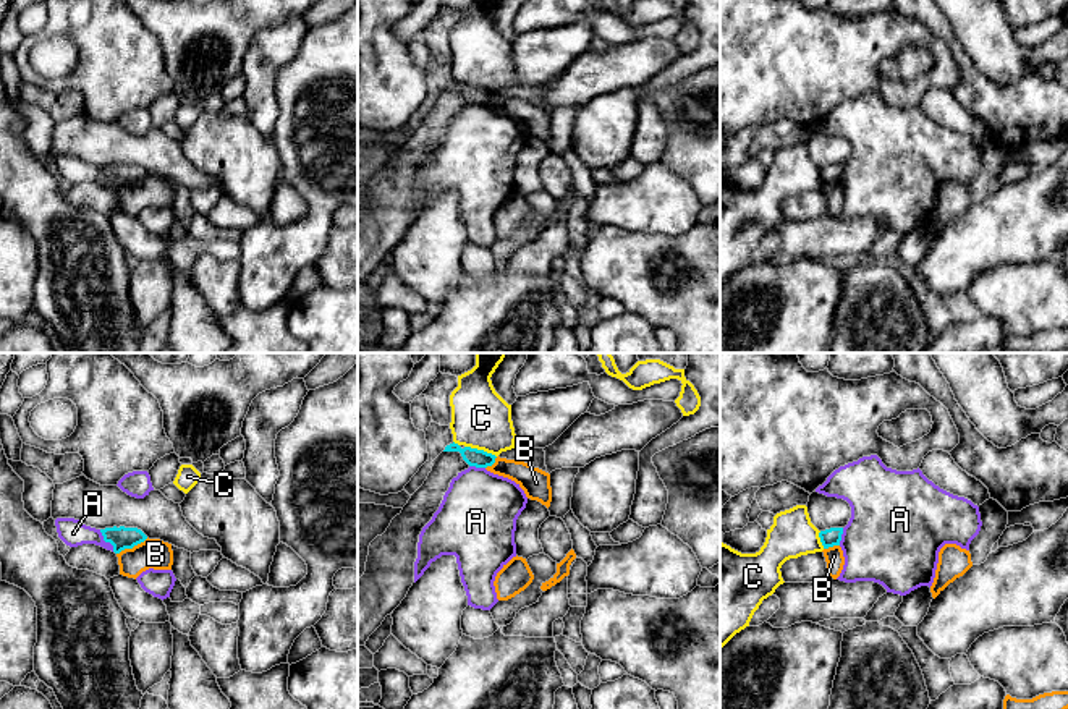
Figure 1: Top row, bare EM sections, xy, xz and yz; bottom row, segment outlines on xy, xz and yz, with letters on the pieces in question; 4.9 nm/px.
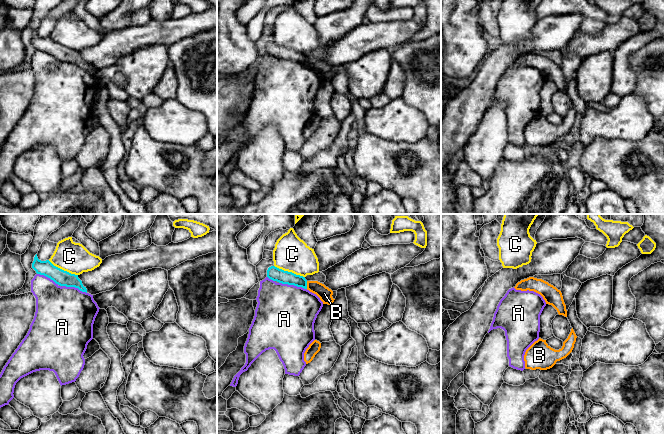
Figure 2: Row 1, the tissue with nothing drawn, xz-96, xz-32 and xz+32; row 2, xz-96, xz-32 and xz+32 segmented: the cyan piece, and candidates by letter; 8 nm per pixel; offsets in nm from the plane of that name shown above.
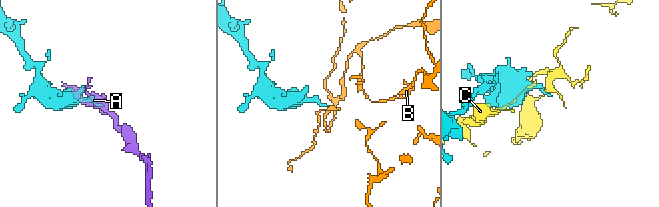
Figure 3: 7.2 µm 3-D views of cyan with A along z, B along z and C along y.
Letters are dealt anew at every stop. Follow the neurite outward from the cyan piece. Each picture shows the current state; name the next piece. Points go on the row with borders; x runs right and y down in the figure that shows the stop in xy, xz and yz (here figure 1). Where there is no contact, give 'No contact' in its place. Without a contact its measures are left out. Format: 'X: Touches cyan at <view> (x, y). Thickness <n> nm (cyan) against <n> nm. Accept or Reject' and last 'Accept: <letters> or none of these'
A: Touches cyan at xy (105, 541). Thickness 120 nm (cyan) against 140 nm. Reject
B: Touches cyan at xy (131, 547). Thickness 120 nm (cyan) against 150 nm. Reject
C: Touches cyan at xz (481, 450). Thickness 90 nm (cyan) against 300 nm. Reject
Accept: none of these

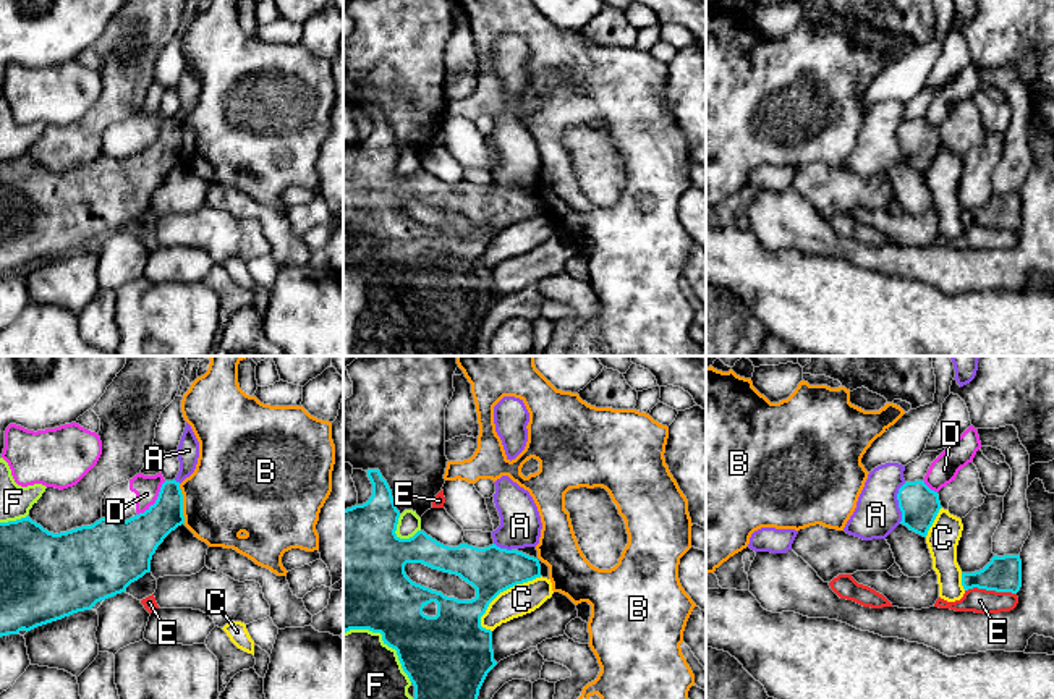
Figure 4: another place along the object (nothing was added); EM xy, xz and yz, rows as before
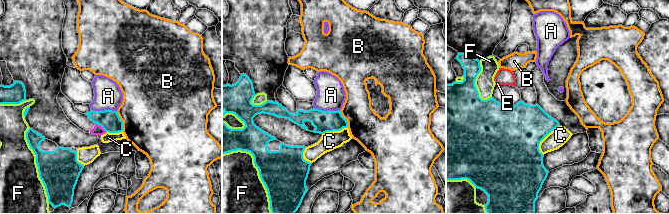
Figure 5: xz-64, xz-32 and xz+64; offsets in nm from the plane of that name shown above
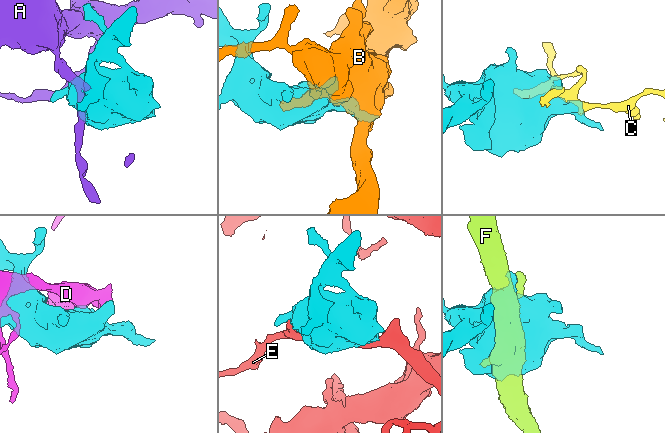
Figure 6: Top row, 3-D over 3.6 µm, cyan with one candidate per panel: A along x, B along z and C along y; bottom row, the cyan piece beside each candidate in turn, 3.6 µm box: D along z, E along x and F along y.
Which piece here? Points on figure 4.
A: Touches cyan at yz (899, 504). Thickness 190 nm (cyan) against 220 nm. Reject
B: Touches cyan at xy (182, 504). Thickness 190 nm (cyan) against 420 nm. Reject
C: Touches cyan at xz (504, 589). Thickness 240 nm (cyan) against 150 nm. Reject
D: Touches cyan at xy (156, 500). Thickness 240 nm (cyan) against 130 nm. Reject
E: Touches cyan at yz (991, 589). Thickness 180 nm (cyan) against 130 nm. Reject
F: Touches cyan at xz (384, 641). Thickness 380 nm (cyan) against 340 nm. Reject
Accept: none of these

